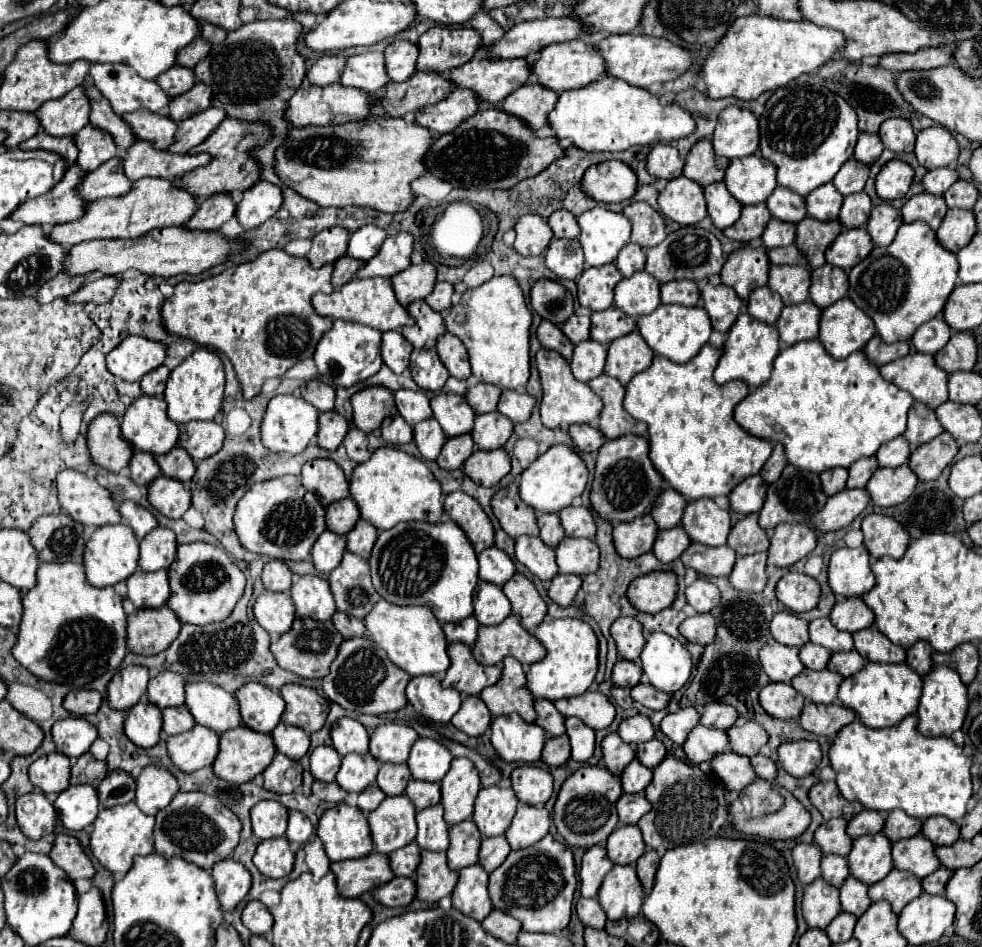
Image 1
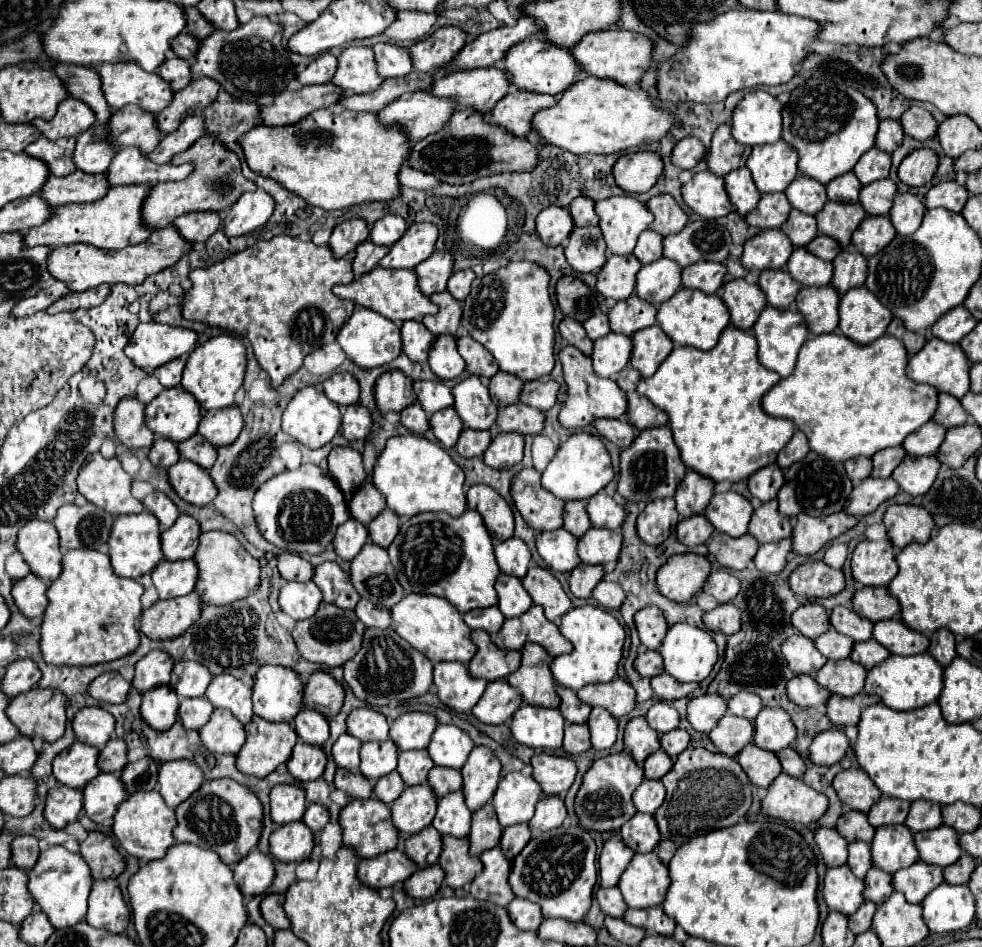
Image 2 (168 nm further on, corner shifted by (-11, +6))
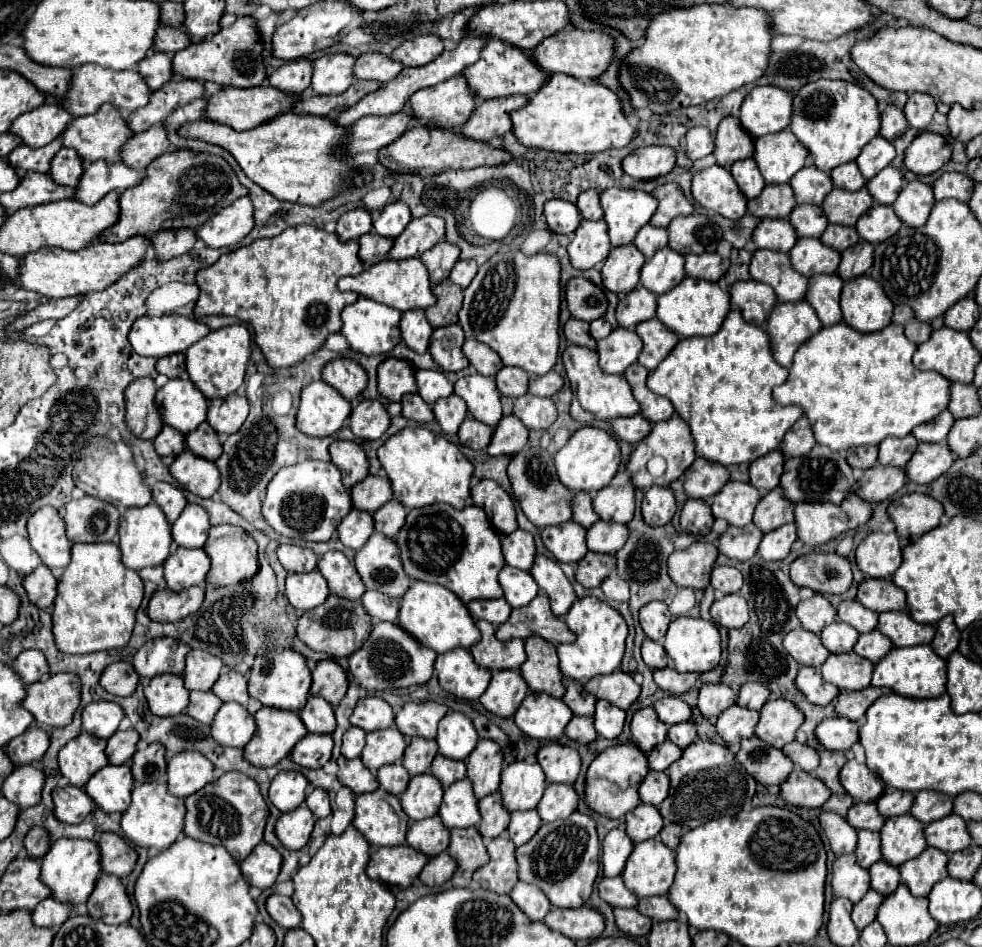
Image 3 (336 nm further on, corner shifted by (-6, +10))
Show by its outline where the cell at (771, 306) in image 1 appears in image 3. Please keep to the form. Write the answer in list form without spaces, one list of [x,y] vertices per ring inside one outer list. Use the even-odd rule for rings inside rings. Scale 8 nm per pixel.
[[[757,249],[751,259],[751,279],[775,289],[777,301],[801,301],[807,291],[807,277],[791,265],[789,253]]]

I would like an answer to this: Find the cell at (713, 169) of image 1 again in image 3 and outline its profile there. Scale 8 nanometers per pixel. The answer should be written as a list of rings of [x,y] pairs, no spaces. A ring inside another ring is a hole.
[[[725,117],[715,133],[715,151],[717,163],[725,169],[729,169],[735,161],[751,157],[755,151],[751,135],[741,127],[739,117]]]

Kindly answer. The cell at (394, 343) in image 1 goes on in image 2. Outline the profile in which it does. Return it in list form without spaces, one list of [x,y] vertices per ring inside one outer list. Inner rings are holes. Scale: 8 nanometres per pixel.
[[[404,321],[400,327],[402,335],[402,351],[412,359],[412,361],[426,361],[428,359],[428,349],[432,345],[432,333],[424,329],[420,321]]]

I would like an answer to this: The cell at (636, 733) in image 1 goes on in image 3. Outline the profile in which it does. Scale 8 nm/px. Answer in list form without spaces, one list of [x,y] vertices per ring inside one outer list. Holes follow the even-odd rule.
[[[667,695],[667,697],[659,699],[653,707],[655,707],[659,719],[667,725],[683,723],[683,721],[689,721],[689,717],[691,717],[691,707],[685,701],[681,701],[681,697],[675,697],[675,695]]]

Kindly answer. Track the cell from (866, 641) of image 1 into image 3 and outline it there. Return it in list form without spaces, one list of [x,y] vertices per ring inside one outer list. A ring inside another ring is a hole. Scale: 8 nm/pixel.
[[[885,611],[879,617],[877,629],[887,635],[895,647],[911,647],[931,643],[935,637],[935,625],[917,623],[907,611]]]

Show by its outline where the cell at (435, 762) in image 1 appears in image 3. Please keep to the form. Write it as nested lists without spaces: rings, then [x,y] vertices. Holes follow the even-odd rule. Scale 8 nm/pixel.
[[[449,711],[443,721],[439,721],[439,753],[451,759],[467,759],[469,753],[475,749],[479,735],[465,713]]]

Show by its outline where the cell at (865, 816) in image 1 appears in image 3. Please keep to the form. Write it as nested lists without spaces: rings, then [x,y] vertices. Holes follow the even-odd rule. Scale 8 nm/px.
[[[893,789],[893,791],[883,793],[883,797],[879,797],[877,809],[879,809],[879,813],[881,813],[883,817],[905,815],[905,813],[909,813],[909,809],[911,809],[911,805],[913,805],[913,799],[915,799],[913,793]]]

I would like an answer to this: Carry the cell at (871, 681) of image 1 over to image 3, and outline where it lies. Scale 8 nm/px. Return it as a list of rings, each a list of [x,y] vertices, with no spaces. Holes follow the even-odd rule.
[[[915,645],[915,647],[893,647],[877,665],[873,673],[871,685],[889,687],[899,695],[913,699],[929,699],[945,693],[947,683],[947,663],[941,659],[931,645]]]

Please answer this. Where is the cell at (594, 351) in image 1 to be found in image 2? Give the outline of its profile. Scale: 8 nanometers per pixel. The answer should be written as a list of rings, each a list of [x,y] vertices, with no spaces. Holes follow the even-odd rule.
[[[608,333],[606,337],[600,337],[594,341],[592,351],[592,363],[594,373],[598,377],[614,377],[620,369],[624,369],[630,361],[632,341],[626,335]]]

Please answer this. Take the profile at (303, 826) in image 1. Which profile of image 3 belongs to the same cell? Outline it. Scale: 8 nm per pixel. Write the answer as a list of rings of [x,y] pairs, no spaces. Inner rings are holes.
[[[315,787],[309,795],[307,795],[307,807],[313,811],[315,817],[327,817],[331,815],[331,805],[329,805],[329,795],[325,789]]]

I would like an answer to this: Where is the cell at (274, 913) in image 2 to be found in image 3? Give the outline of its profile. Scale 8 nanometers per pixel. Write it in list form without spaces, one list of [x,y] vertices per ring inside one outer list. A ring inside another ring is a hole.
[[[273,893],[267,899],[267,911],[287,931],[301,925],[301,913],[297,911],[297,907],[293,905],[293,901],[289,897],[281,897],[281,895]]]

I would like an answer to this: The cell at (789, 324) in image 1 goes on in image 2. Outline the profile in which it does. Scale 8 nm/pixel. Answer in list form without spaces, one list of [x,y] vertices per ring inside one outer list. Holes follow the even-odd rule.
[[[830,285],[820,289],[804,287],[798,293],[796,309],[802,313],[812,335],[832,333],[838,327],[838,301],[840,295]]]

